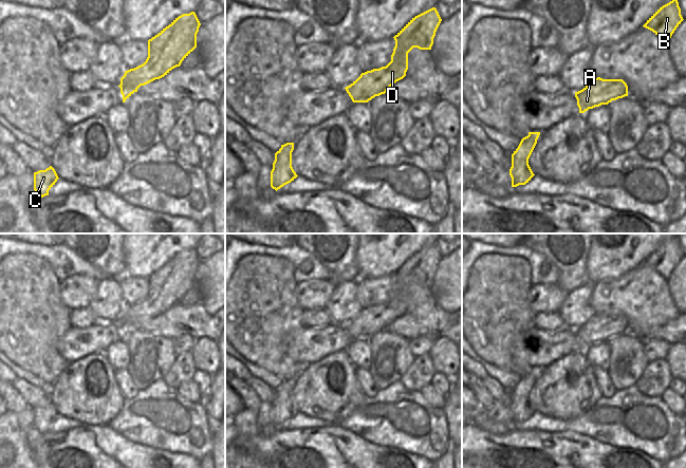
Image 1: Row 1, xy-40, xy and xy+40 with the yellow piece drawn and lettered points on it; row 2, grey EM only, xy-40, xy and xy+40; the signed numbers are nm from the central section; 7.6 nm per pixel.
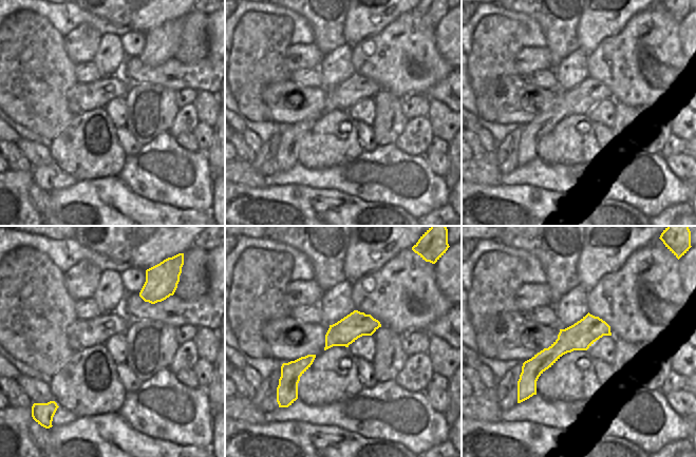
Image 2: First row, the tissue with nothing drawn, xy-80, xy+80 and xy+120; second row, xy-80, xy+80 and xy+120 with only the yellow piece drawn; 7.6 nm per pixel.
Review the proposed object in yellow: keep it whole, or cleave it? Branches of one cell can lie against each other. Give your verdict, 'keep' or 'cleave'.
keep

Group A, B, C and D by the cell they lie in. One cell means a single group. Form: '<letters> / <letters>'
A B C D

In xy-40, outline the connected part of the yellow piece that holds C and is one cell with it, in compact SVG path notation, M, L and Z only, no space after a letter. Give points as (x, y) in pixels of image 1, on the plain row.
M52 403L45 407L34 409L34 427L41 434L49 432L49 427L55 422L58 415Z

